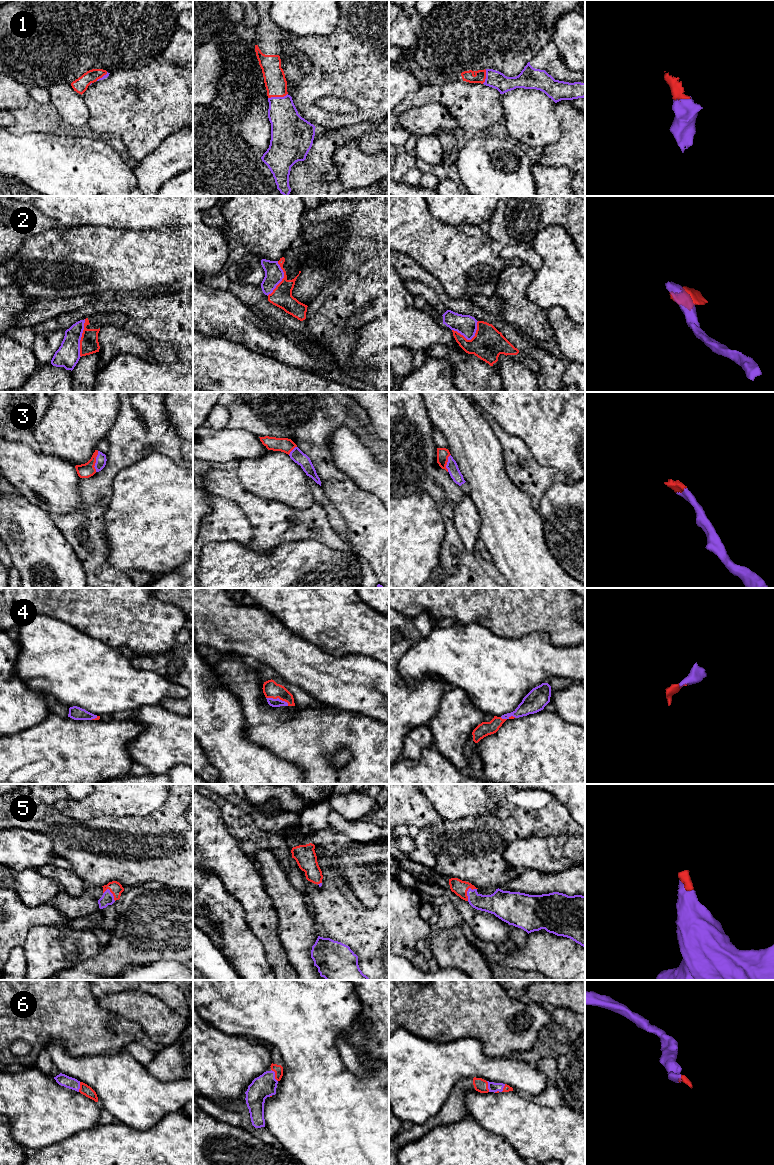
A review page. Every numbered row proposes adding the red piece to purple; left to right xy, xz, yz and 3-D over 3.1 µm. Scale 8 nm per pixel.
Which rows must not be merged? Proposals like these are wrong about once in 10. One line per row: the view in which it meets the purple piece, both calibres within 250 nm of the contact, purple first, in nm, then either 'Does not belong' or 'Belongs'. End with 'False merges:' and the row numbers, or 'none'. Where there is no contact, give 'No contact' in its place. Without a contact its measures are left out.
1: Touches purple in xz. Thickness 280 nm (purple) against 180 nm. Belongs
2: Touches purple in xy. Thickness 190 nm (purple) against 150 nm. Does not belong
3: Touches purple in xy. Thickness 80 nm (purple) against 120 nm. Belongs
4: Touches purple in xz. Thickness 70 nm (purple) against 140 nm. Belongs
5: Touches purple in yz. Thickness 160 nm (purple) against 120 nm. Belongs
6: Touches purple in xz. Thickness 180 nm (purple) against 80 nm. Belongs
False merges: 2

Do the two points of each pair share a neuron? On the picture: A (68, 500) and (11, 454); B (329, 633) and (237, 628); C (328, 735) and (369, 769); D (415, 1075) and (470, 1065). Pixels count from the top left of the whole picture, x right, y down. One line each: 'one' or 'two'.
A: one
B: two
C: one
D: one

